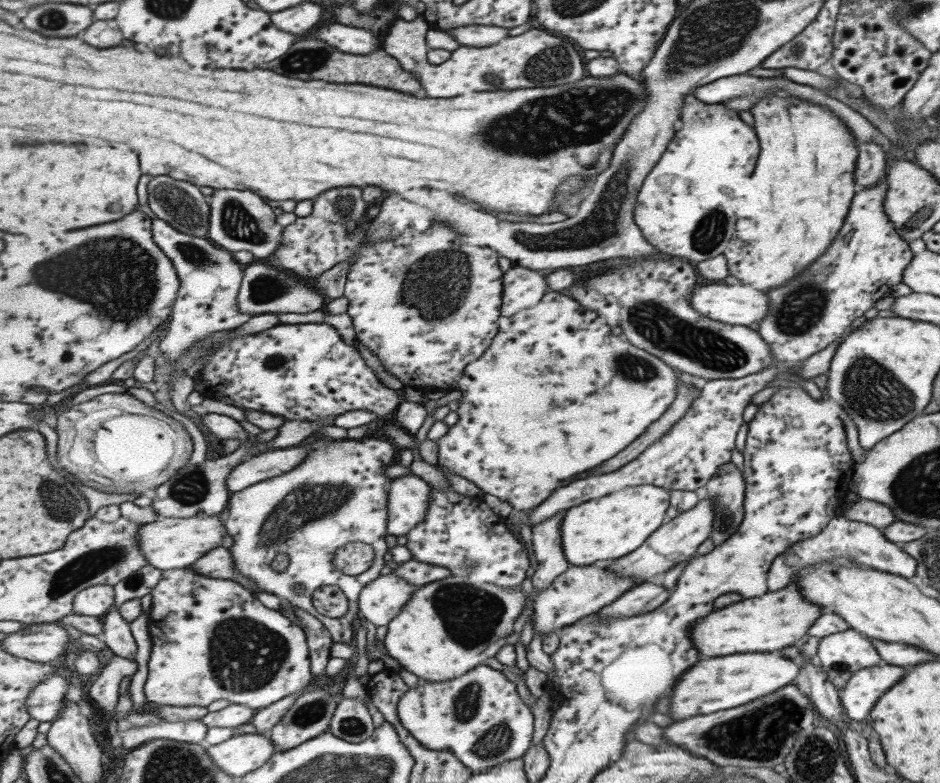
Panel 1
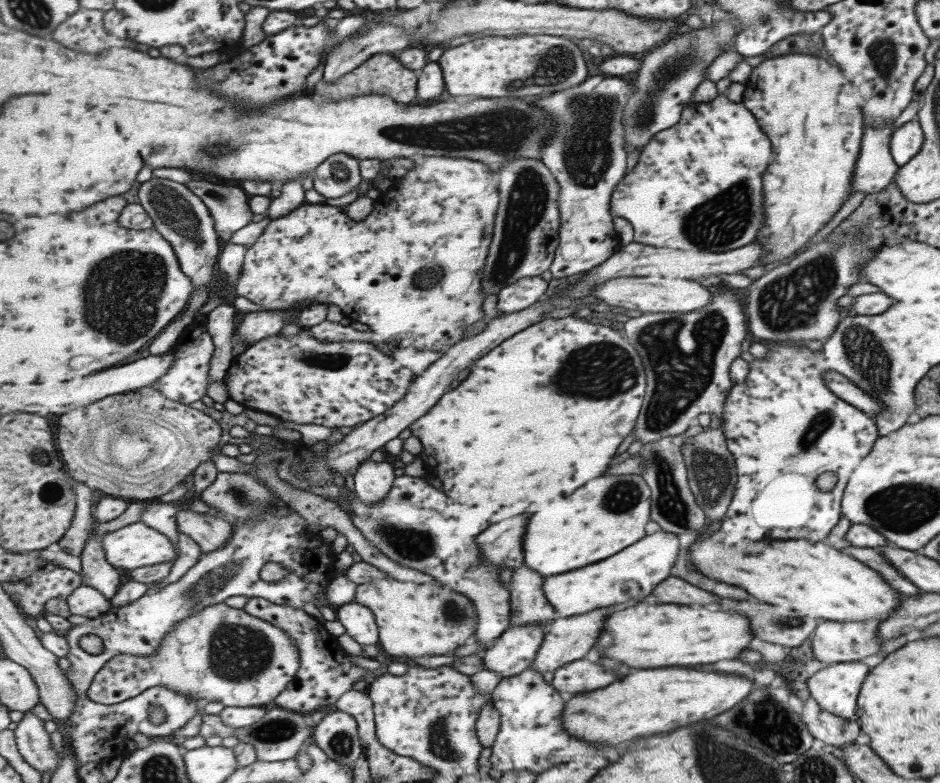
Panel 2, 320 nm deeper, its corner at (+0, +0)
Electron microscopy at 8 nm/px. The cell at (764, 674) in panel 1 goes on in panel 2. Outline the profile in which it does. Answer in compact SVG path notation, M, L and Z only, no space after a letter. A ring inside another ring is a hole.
M655 668L655 670L639 670L627 676L625 680L617 680L611 686L599 690L587 691L580 695L567 696L566 707L562 716L562 723L567 733L586 740L597 742L607 746L619 746L625 740L633 740L639 736L649 736L657 732L667 732L691 722L699 722L711 716L717 716L725 710L735 706L747 696L753 686L751 679L739 678L739 676L723 676L713 672L695 672L695 670L683 670L683 668Z

